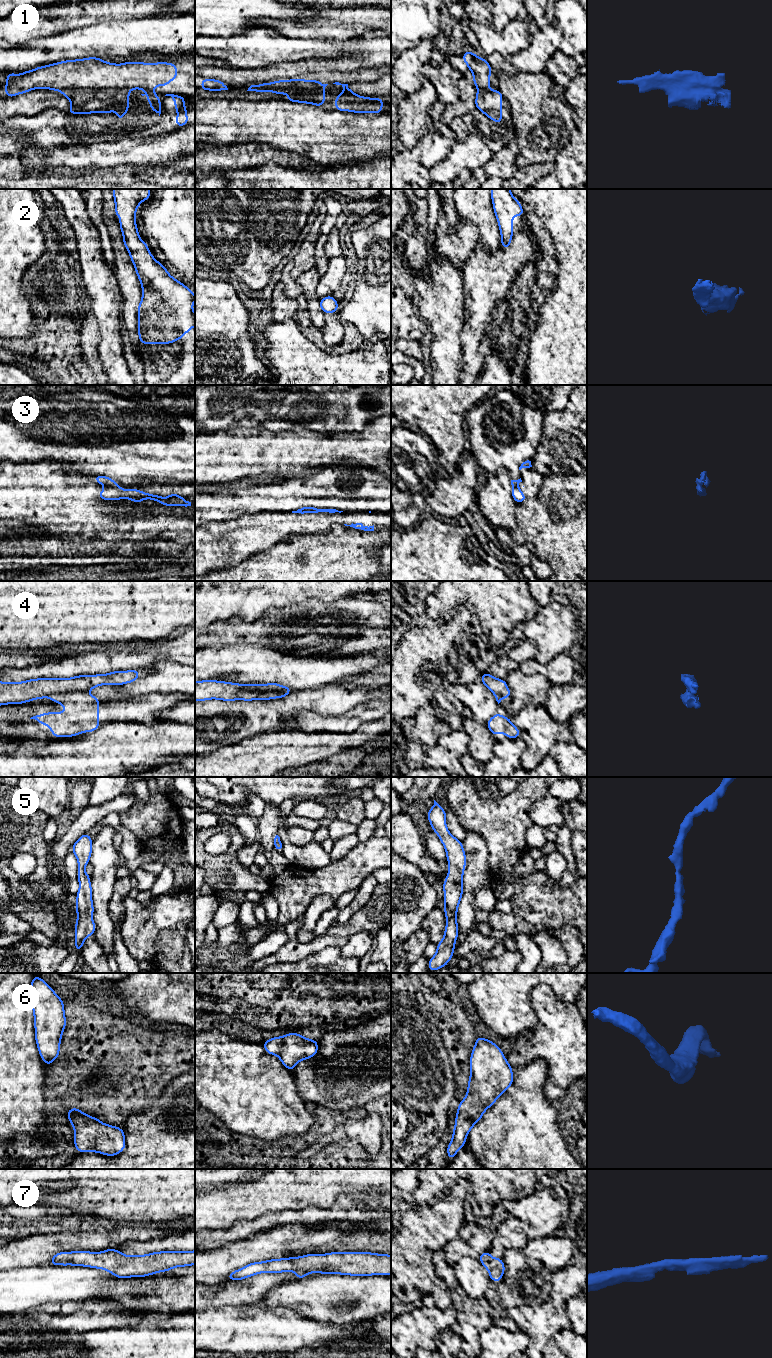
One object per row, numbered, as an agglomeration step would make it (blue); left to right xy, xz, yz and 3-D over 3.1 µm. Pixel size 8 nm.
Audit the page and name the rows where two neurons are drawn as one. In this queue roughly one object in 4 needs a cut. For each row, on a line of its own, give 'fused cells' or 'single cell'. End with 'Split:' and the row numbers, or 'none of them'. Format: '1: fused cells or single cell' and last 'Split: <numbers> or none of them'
1: fused cells
2: single cell
3: single cell
4: fused cells
5: single cell
6: single cell
7: single cell
Split: 1, 4

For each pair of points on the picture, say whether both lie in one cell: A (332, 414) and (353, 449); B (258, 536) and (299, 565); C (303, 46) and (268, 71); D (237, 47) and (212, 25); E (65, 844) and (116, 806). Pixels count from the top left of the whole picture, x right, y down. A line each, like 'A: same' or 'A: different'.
A: different
B: different
C: different
D: different
E: same

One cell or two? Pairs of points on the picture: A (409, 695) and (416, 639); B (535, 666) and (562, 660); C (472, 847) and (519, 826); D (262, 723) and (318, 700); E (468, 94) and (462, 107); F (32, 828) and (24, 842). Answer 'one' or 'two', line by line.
A: one
B: one
C: two
D: one
E: one
F: one

